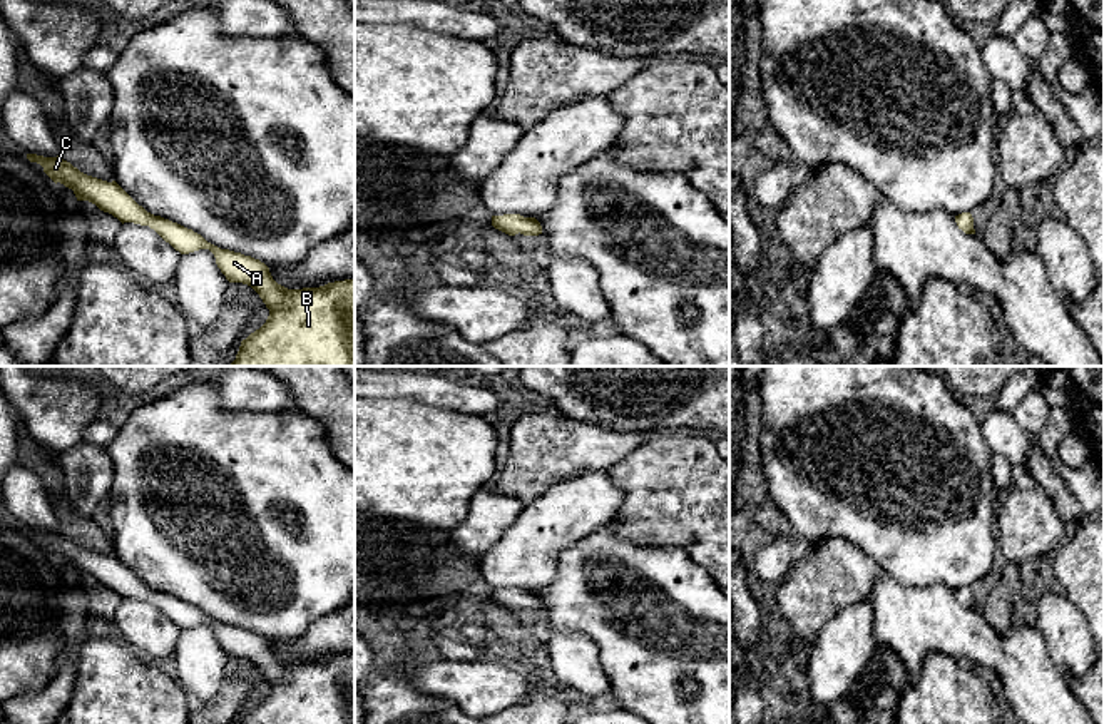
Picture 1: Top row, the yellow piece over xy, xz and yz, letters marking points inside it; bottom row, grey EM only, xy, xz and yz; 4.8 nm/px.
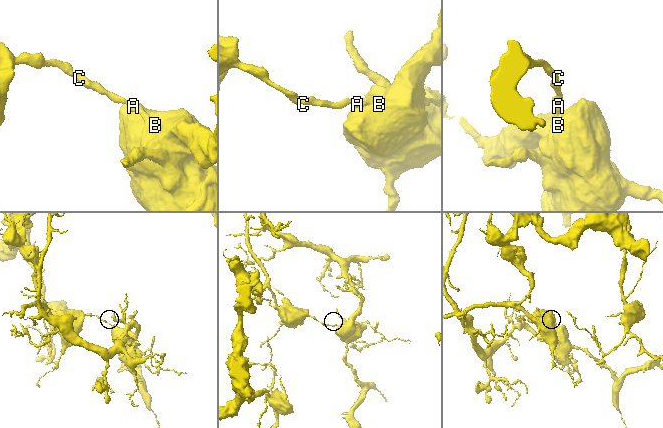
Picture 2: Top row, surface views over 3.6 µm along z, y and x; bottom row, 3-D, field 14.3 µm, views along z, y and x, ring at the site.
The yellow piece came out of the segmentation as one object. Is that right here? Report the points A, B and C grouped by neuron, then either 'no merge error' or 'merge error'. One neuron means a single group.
A B / C; merge error

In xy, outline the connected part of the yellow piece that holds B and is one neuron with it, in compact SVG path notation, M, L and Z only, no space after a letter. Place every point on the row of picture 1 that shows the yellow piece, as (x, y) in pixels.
M151 214L147 226L181 254L209 249L226 279L251 286L269 309L266 323L241 341L231 366L355 366L355 279L288 289L273 279L259 259L221 249L192 229L161 216Z

